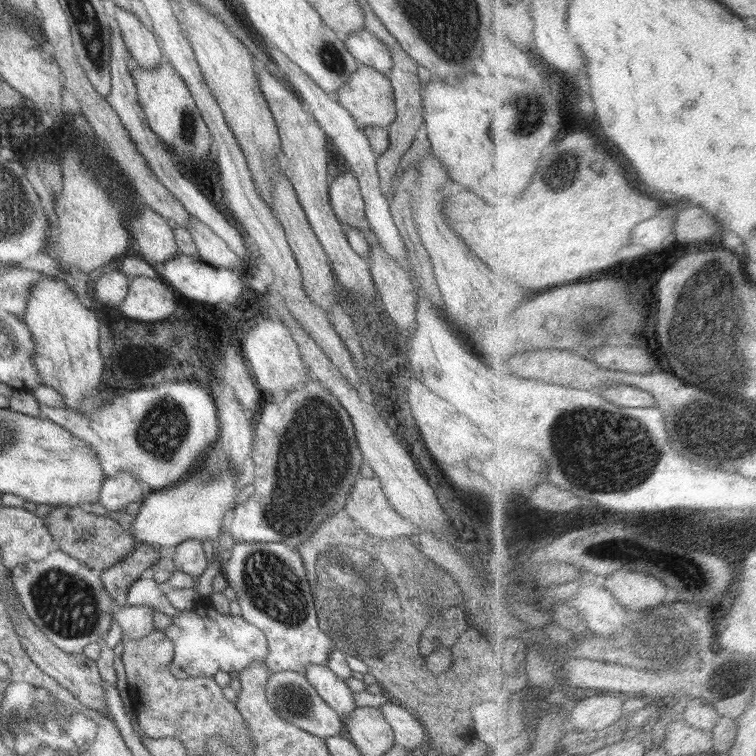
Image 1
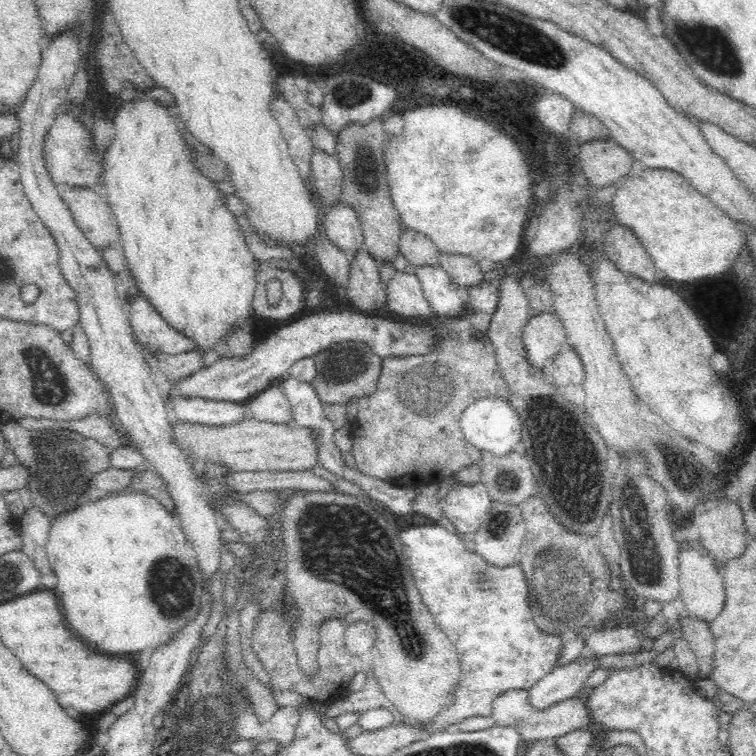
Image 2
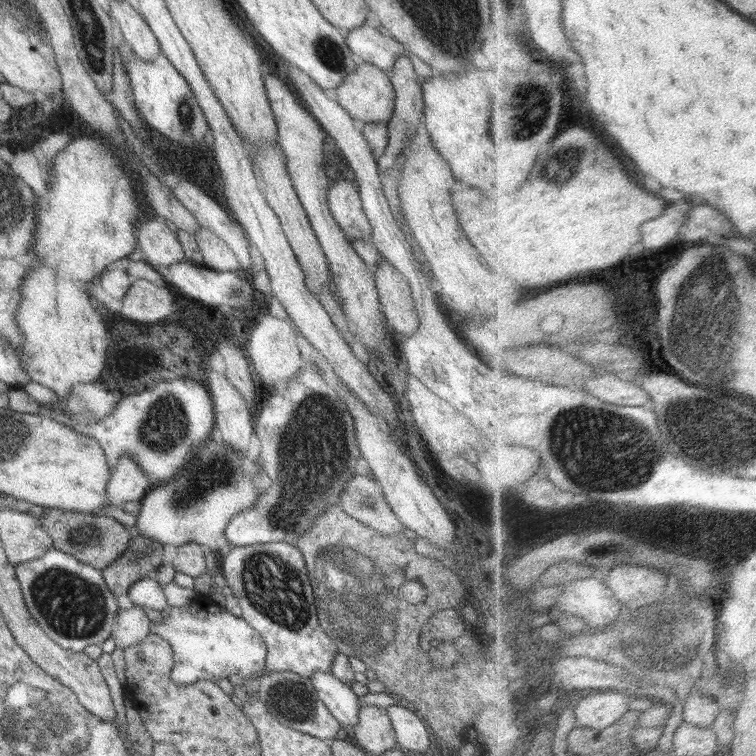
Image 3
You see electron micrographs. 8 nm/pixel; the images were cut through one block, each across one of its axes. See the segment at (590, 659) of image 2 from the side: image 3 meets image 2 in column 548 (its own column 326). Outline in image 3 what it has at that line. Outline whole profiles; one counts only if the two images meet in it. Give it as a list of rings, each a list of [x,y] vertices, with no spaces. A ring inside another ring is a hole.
[[[314,672],[310,680],[320,700],[340,723],[344,736],[350,737],[351,731],[358,724],[359,709],[363,707],[359,696],[333,674]]]

